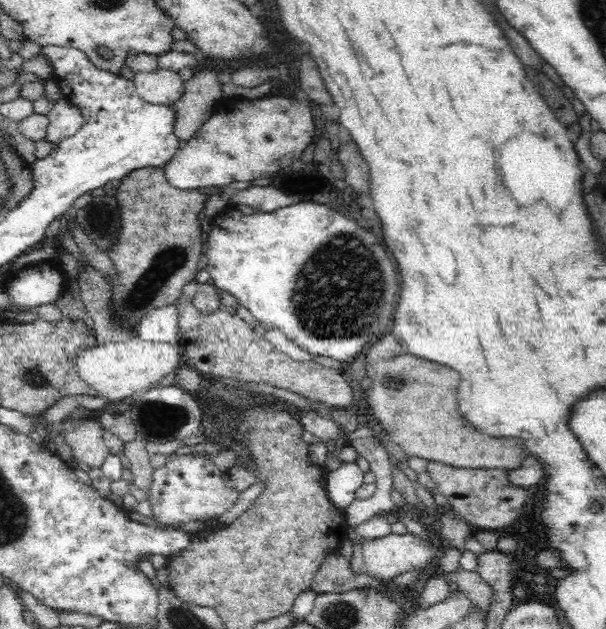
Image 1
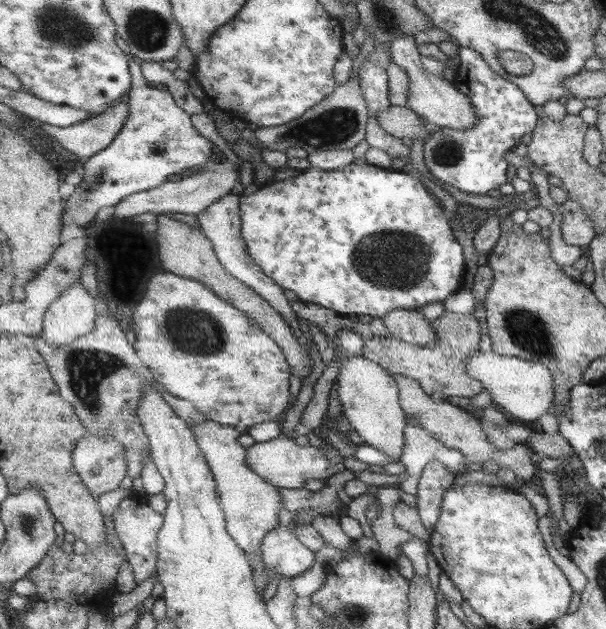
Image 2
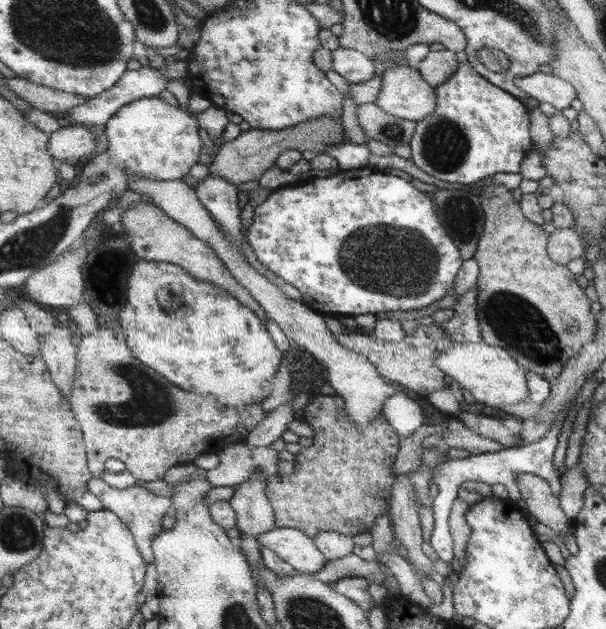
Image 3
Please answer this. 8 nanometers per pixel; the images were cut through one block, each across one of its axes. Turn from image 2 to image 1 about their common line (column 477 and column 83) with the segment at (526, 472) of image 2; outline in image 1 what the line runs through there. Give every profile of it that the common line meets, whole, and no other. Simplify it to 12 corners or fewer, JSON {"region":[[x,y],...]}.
{"region":[[82,419],[64,440],[79,463],[101,468],[109,450],[99,420]]}

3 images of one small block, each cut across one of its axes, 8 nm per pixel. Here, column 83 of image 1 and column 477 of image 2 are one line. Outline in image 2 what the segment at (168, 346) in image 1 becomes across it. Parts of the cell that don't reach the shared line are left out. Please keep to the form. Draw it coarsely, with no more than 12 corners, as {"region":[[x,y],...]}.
{"region":[[476,352],[467,372],[515,419],[533,421],[555,400],[541,362]]}

